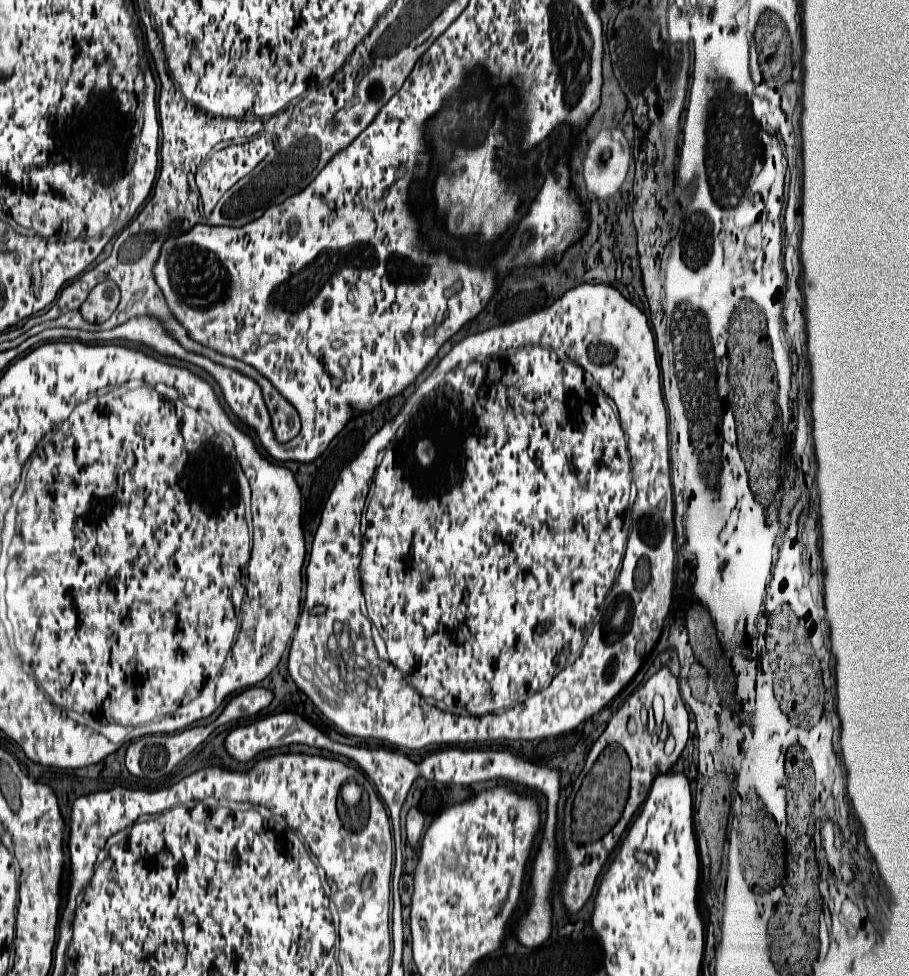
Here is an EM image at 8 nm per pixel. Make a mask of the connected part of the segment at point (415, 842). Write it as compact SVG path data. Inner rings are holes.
M412 807L412 809L408 811L406 829L408 829L408 843L412 845L412 849L418 849L420 837L422 837L422 833L424 833L424 817L422 817L422 813L420 813L416 807Z

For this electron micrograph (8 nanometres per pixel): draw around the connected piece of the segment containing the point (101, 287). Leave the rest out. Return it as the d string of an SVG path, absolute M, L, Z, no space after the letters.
M102 281L90 291L84 305L80 305L80 313L90 323L104 323L114 313L118 301L120 301L120 291L116 283Z

